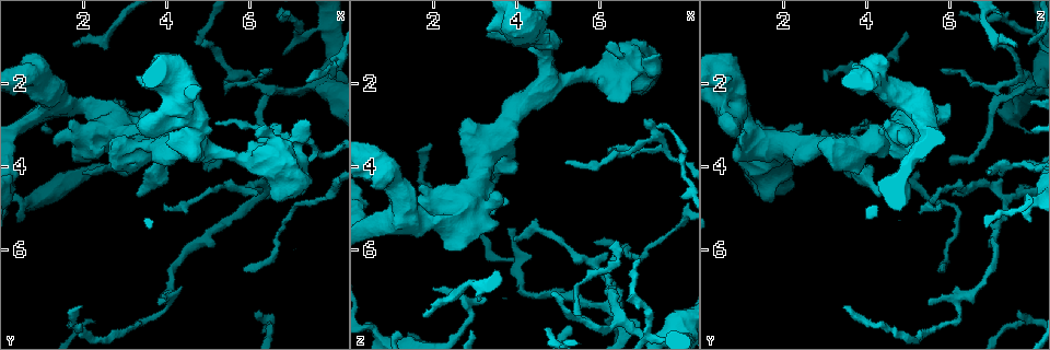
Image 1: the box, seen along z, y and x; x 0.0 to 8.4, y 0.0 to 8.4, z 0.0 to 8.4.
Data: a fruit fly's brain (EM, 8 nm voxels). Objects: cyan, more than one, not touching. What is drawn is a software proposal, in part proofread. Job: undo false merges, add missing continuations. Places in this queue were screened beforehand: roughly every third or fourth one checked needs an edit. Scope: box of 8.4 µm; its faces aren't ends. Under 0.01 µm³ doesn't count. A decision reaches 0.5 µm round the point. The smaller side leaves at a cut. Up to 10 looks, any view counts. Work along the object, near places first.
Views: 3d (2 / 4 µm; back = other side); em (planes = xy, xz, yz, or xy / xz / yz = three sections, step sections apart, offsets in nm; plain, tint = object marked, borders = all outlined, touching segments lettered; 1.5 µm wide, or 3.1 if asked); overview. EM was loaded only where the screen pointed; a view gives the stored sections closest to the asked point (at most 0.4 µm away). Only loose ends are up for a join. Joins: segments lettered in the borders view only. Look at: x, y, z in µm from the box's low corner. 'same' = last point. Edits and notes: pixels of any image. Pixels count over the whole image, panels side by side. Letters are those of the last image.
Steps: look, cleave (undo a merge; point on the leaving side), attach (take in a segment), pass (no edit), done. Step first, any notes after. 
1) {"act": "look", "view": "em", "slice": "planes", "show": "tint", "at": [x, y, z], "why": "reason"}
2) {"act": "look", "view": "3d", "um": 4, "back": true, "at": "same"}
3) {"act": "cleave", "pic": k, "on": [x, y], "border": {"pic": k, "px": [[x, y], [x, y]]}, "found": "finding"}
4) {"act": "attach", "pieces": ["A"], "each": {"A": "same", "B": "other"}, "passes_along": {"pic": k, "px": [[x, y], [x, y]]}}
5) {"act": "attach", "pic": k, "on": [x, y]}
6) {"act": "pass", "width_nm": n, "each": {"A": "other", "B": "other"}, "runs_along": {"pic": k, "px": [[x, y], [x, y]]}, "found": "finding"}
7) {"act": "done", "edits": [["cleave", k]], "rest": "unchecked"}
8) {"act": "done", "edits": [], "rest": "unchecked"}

{"act": "look", "view": "3d", "um": 2, "back": true, "at": [1.75, 1.10, 7.60], "why": "end of a long branch"}

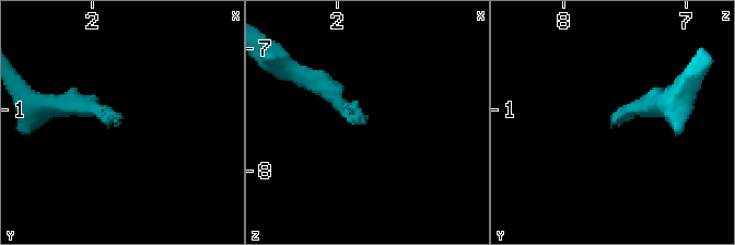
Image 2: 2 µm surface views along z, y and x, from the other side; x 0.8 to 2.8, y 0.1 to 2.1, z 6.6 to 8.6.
{"act": "look", "view": "em", "slice": "planes", "show": "borders", "at": [1.80, 1.10, 7.60]}

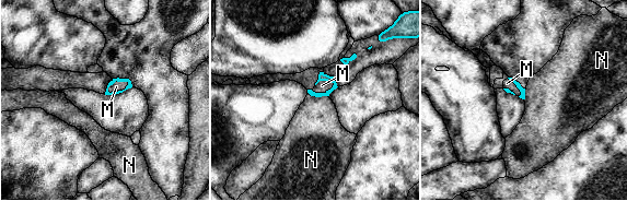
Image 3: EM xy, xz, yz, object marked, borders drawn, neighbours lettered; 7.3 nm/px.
{"act": "attach", "pieces": ["M"], "longest_contact_nm": ["M", 170], "each": {"M": "same", "N": "other"}, "passes_along": {"pic": 3, "px": [[129, 85], [118, 91], [116, 86]]}, "found": "it goes on there"}

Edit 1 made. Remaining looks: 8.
{"act": "look", "view": "overview"}

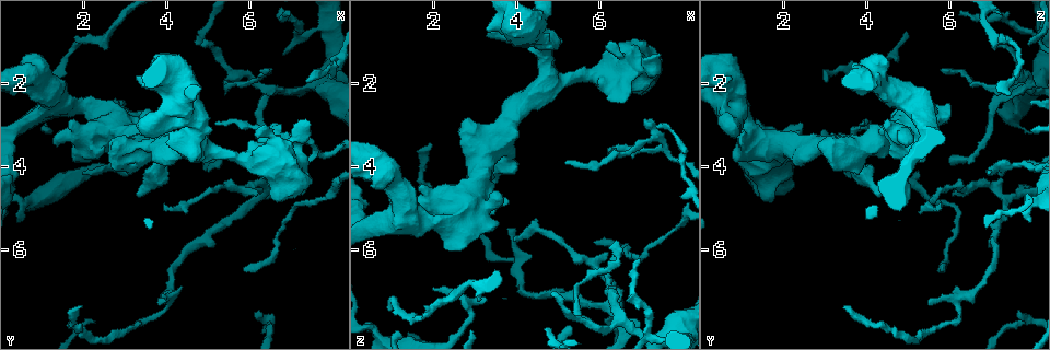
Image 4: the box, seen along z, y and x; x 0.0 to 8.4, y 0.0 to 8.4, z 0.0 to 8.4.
{"act": "look", "view": "em", "slice": "planes", "show": "borders", "at": [0.60, 4.85, 7.90], "why": "sudden change in width"}

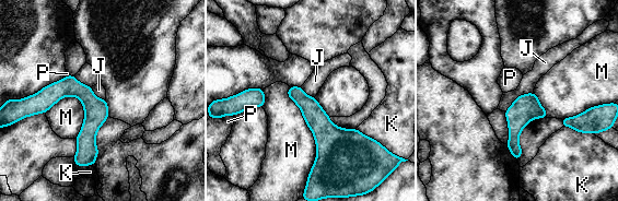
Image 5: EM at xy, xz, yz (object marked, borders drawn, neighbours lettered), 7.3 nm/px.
{"act": "pass", "each": {"J": "other", "K": "other", "M": "other", "P": "other"}, "border": {"pic": 5, "px": [[533, 91], [521, 94], [504, 111]]}, "found": "one neuron here"}

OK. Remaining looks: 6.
{"act": "look", "view": "em", "slice": "yz", "step": 4, "show": "borders", "at": [6.40, 1.60, 5.80], "why": "free end"}

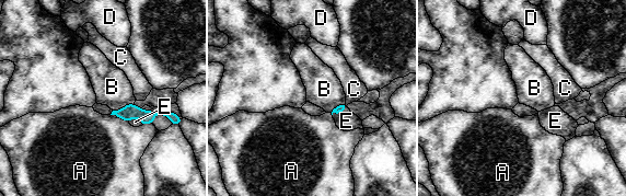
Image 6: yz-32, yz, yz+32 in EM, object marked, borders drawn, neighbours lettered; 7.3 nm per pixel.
{"act": "pass", "each": {"A": "other", "B": "other", "C": "other", "D": "other", "E": "other"}, "border": {"pic": 6, "px": [[134, 103], [113, 111]]}, "found": "none of them fits"}

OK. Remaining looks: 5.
{"act": "look", "view": "em", "slice": "planes", "show": "tint", "at": [2.85, 4.05, 7.35]}

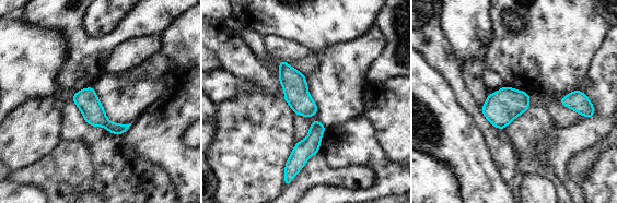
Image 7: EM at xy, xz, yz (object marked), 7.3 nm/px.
{"act": "look", "view": "em", "slice": "planes", "show": "borders", "at": "same"}

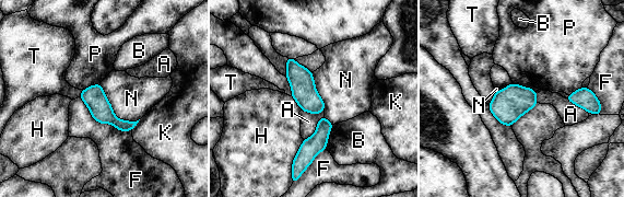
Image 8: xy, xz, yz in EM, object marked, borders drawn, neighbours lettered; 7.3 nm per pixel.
{"act": "pass", "each": {"A": "other", "B": "other", "F": "other", "H": "other", "K": "other", "N": "other", "P": "other", "T": "other"}, "runs_along": {"pic": 8, "px": [[84, 92], [118, 124], [132, 124]]}, "found": "continuous, no second neuron"}

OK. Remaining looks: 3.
{"act": "done", "edits": [["attach", 3]], "rest": "unchecked"}

